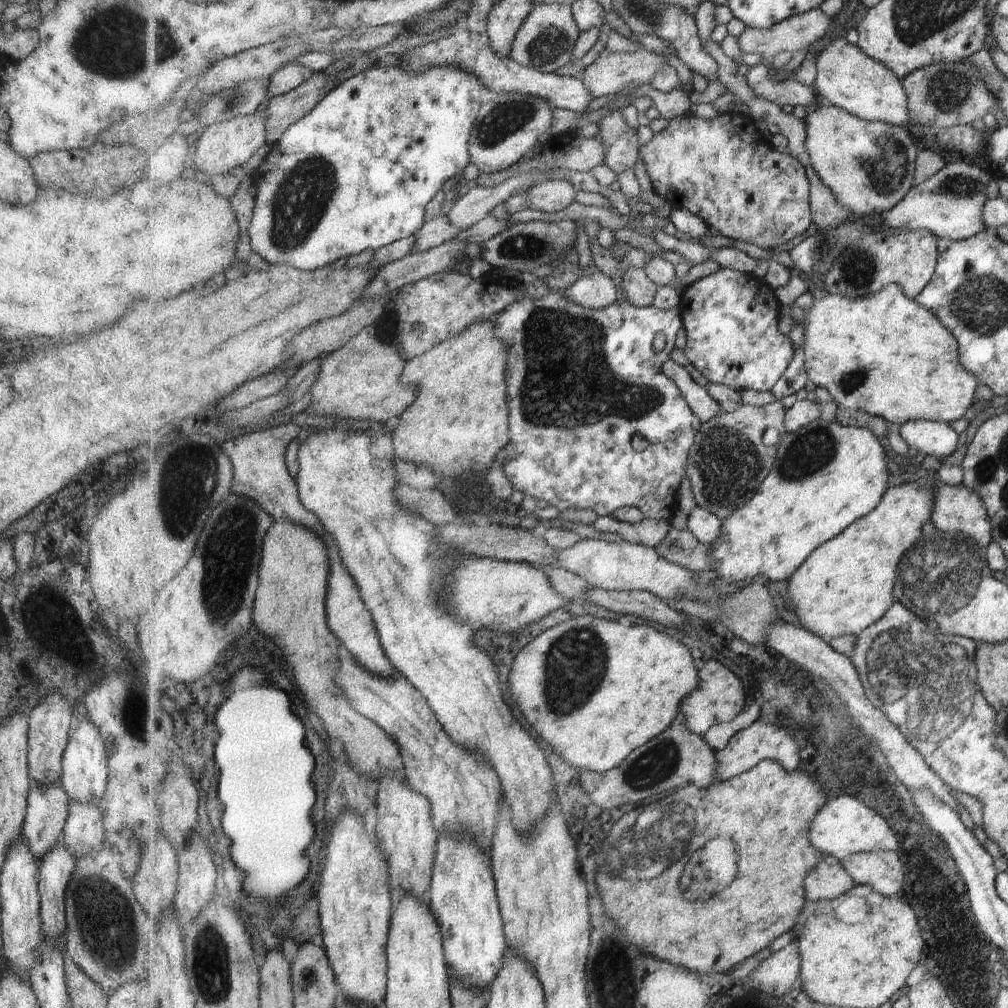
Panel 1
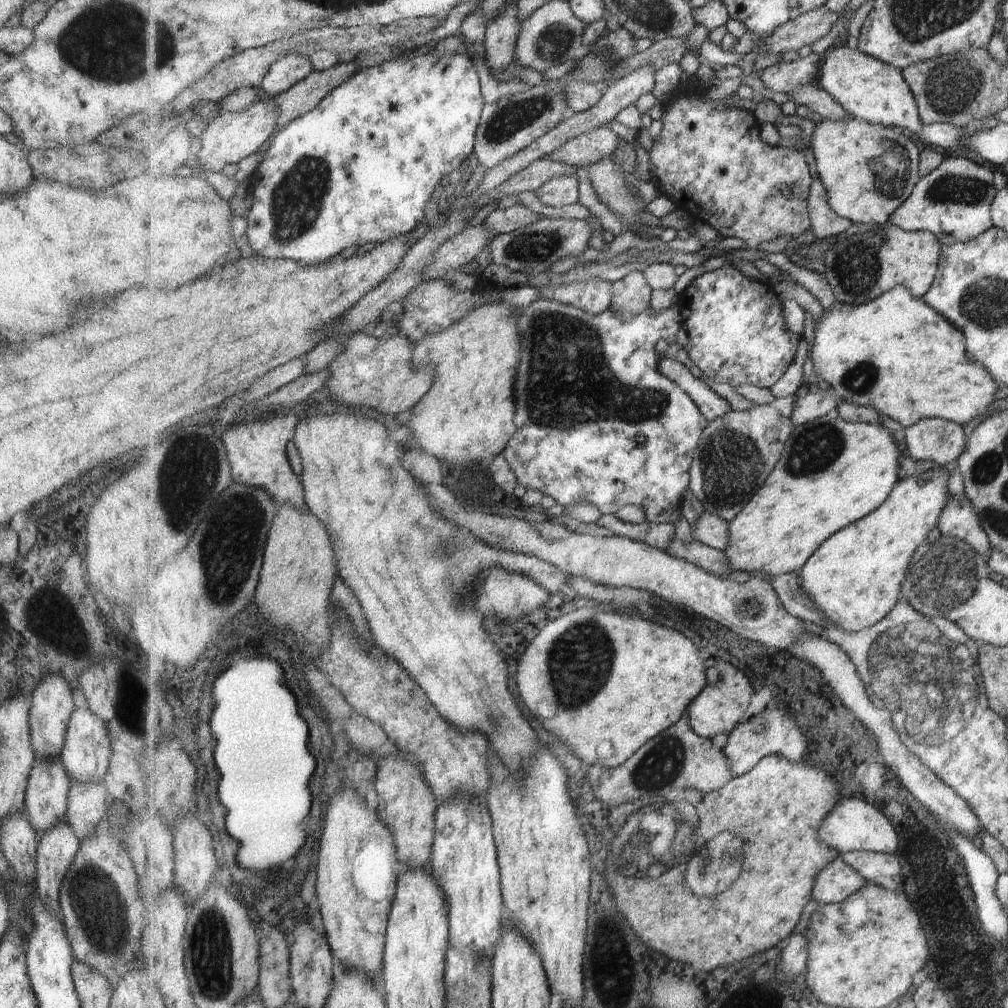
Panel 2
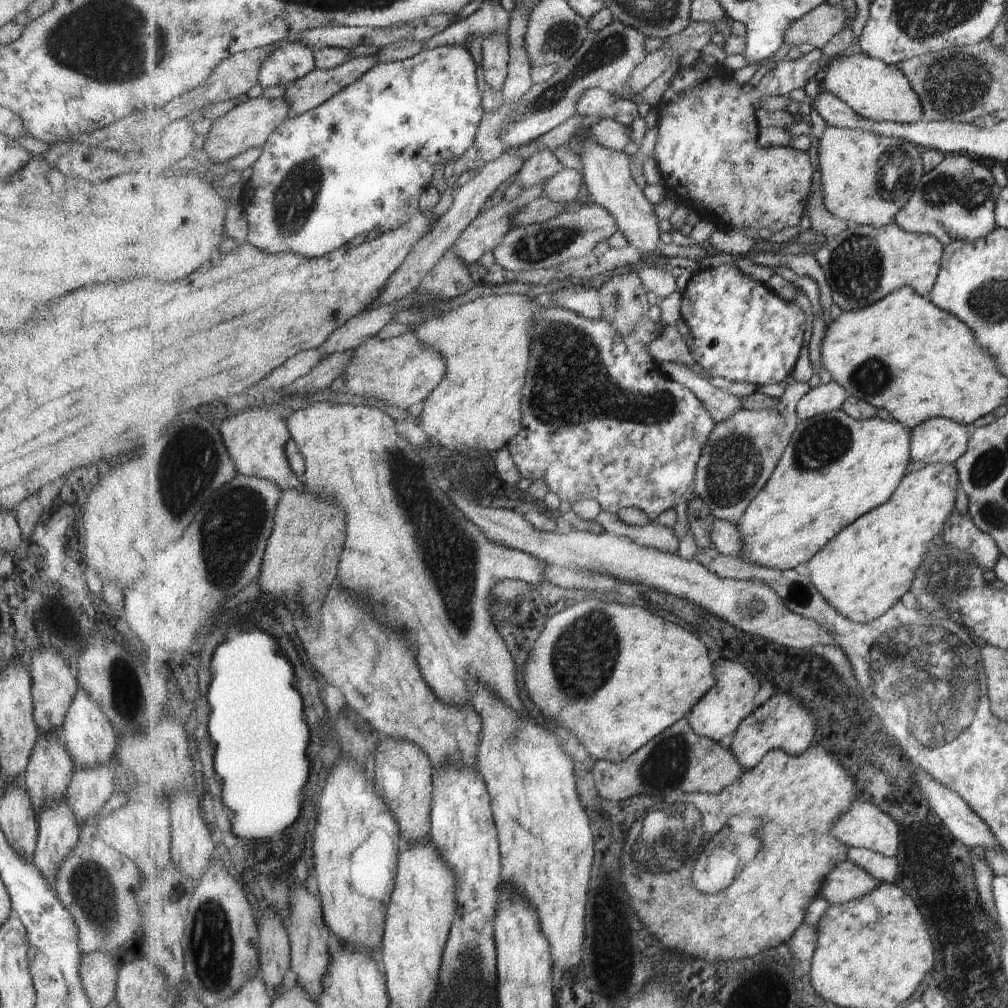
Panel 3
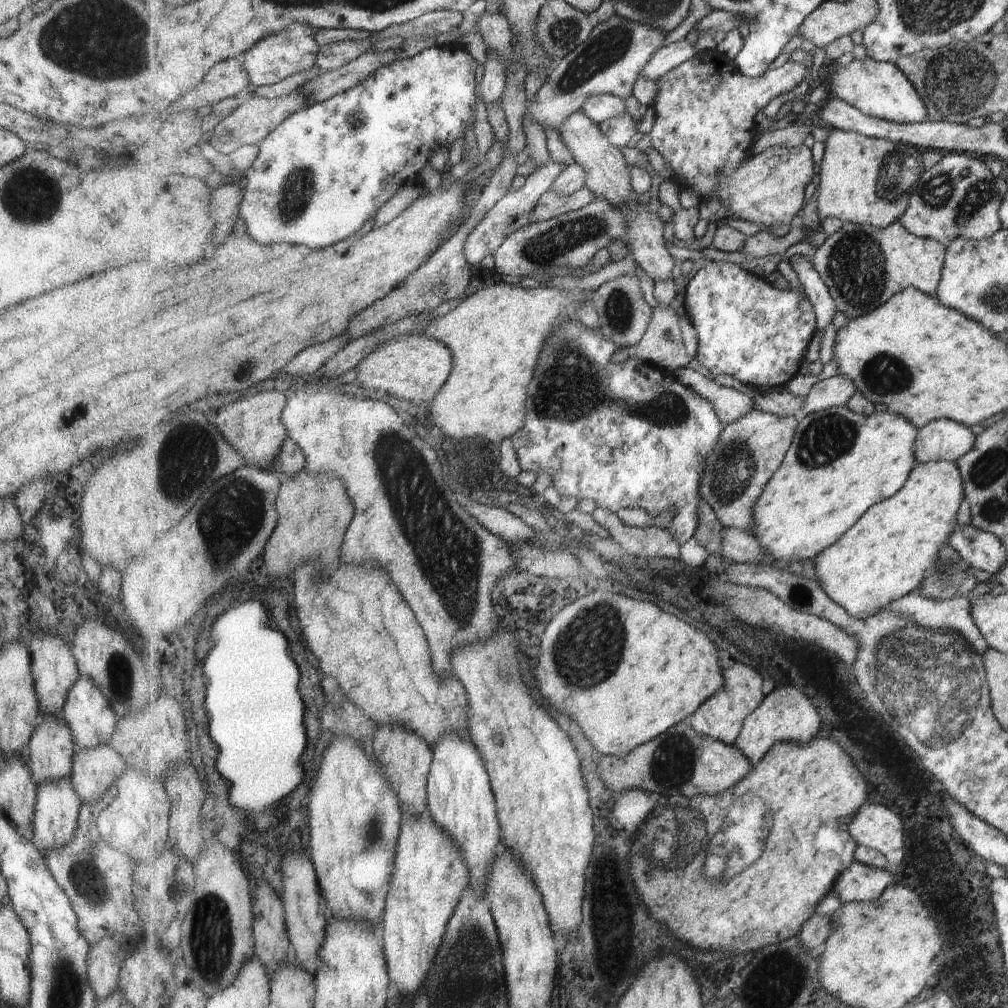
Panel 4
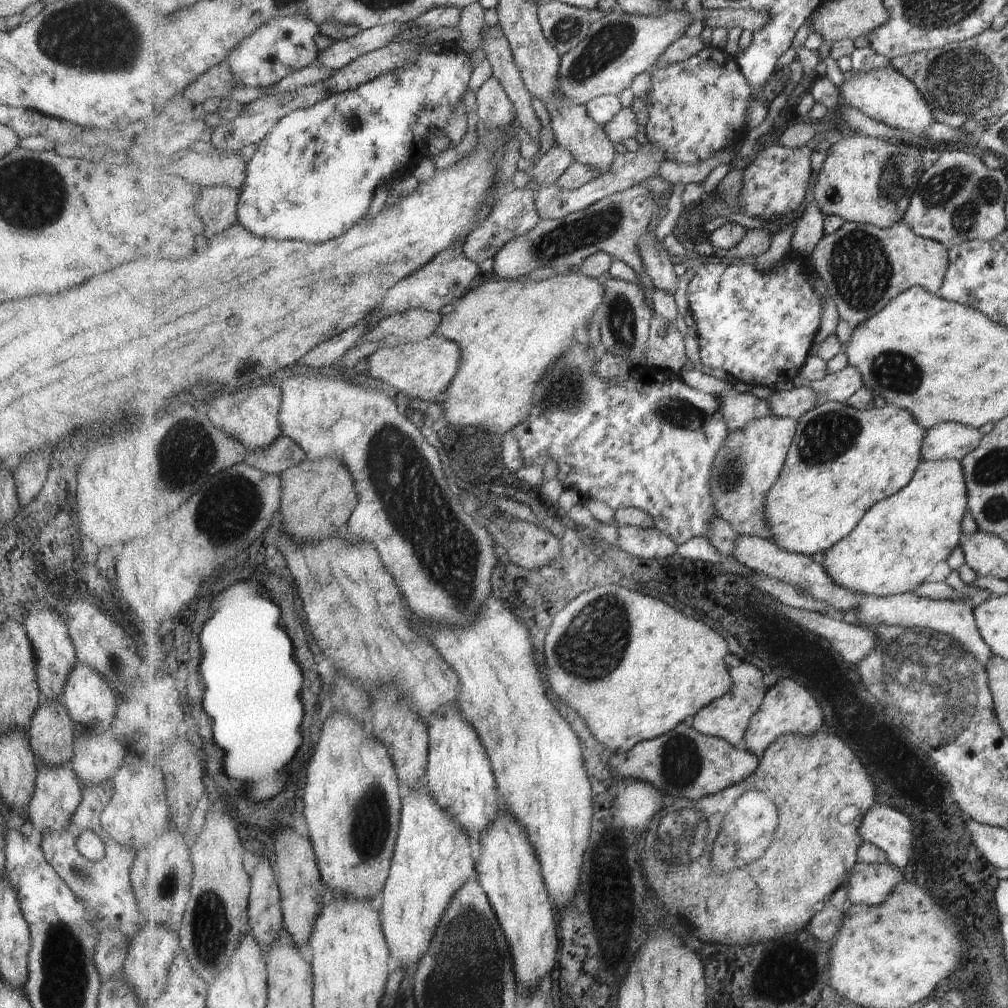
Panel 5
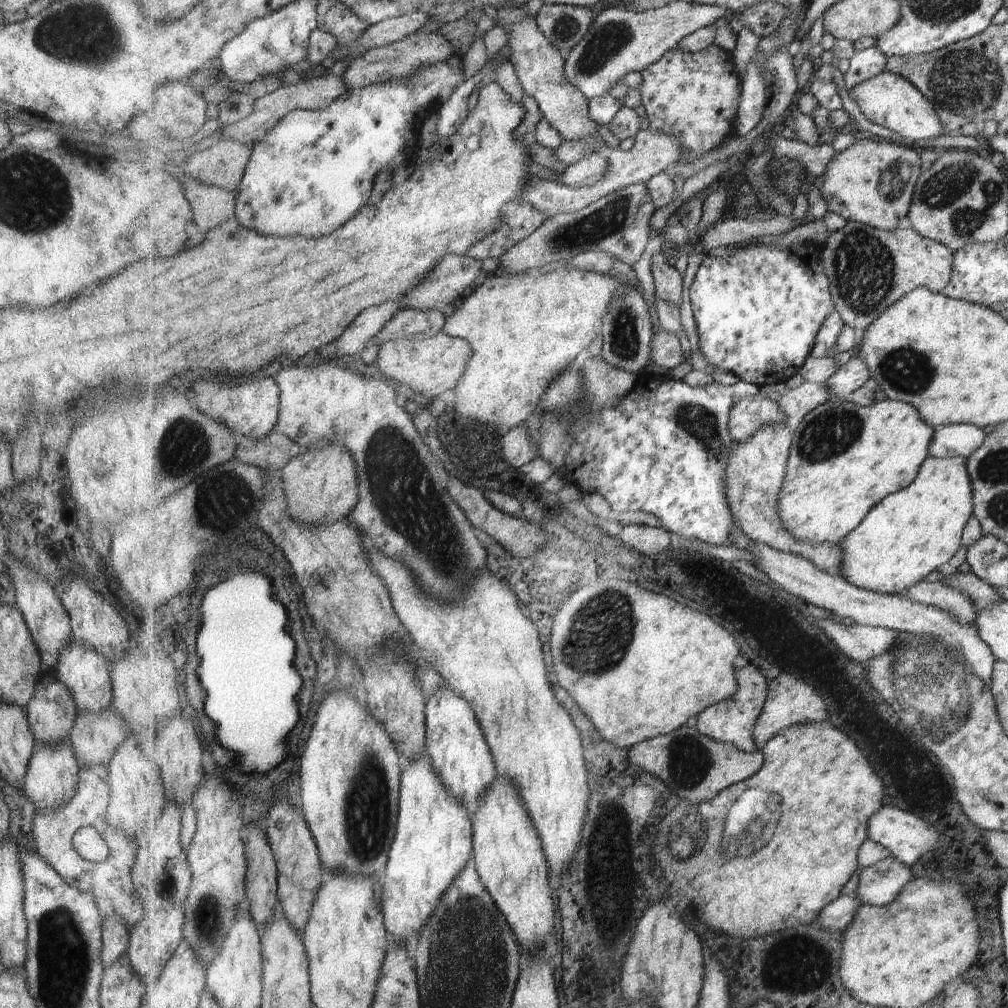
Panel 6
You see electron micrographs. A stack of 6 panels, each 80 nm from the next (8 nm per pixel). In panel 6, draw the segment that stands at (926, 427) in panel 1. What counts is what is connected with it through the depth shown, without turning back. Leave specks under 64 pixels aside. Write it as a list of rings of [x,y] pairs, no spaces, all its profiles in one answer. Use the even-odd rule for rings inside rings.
[[[951,423],[935,428],[935,437],[929,447],[929,457],[938,459],[968,456],[981,446],[985,435],[973,425]]]

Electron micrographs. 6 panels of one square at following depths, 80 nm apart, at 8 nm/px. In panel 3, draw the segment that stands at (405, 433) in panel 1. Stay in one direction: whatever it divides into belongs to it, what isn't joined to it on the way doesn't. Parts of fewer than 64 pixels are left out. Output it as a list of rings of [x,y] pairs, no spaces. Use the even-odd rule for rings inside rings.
[[[485,292],[481,298],[476,298],[446,314],[425,319],[421,324],[412,327],[421,344],[439,350],[447,362],[444,381],[426,399],[424,409],[416,420],[419,427],[427,432],[427,436],[437,446],[449,448],[453,452],[475,448],[498,453],[521,433],[521,390],[525,386],[525,374],[529,364],[529,344],[533,342],[529,330],[533,326],[533,320],[537,320],[537,312],[545,310],[535,299],[528,295],[490,295]]]

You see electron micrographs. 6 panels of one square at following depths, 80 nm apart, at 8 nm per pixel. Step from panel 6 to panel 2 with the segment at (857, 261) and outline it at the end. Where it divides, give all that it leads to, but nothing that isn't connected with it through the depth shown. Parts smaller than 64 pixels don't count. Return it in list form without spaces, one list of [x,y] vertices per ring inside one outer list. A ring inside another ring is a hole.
[[[889,221],[879,228],[842,236],[829,252],[825,252],[821,273],[837,303],[867,304],[897,286],[907,286],[916,298],[923,299],[936,282],[941,248],[935,234],[905,231]]]

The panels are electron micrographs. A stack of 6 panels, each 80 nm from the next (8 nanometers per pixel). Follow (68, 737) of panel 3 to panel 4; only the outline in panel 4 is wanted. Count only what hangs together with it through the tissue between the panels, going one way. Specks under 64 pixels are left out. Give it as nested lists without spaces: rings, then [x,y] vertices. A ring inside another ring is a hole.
[[[78,674],[73,686],[69,686],[64,706],[59,713],[69,728],[74,747],[79,749],[91,749],[109,744],[108,741],[117,724],[117,718],[110,710],[101,690],[95,686],[95,682],[89,676],[83,674]]]

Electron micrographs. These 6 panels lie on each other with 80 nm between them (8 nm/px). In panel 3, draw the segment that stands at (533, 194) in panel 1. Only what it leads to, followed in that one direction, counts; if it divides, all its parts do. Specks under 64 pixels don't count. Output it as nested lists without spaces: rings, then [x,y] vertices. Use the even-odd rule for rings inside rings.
[[[565,168],[547,181],[547,186],[545,186],[542,196],[551,198],[553,202],[575,201],[579,196],[581,184],[585,184],[584,172],[579,174],[577,170]]]

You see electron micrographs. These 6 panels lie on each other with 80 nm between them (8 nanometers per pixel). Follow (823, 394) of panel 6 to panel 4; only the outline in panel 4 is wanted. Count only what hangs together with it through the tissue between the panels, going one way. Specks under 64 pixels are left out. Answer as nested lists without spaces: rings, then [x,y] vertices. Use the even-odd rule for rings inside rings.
[[[764,392],[759,396],[753,397],[758,411],[775,414],[779,417],[795,417],[797,420],[803,420],[803,404],[805,396],[795,396],[791,392]]]

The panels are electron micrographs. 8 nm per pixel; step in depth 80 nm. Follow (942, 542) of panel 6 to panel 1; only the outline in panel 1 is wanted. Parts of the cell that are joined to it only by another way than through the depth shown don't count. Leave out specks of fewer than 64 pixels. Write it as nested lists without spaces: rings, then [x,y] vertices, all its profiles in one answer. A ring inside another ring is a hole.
[[[935,471],[932,475],[917,475],[904,484],[891,487],[885,492],[885,498],[876,510],[817,548],[789,581],[789,598],[793,606],[797,606],[795,613],[786,612],[789,619],[796,621],[803,629],[817,634],[827,643],[831,638],[843,635],[859,637],[867,628],[881,621],[896,603],[894,594],[901,558],[922,538],[923,526],[930,521],[933,514],[937,481],[939,478]]]

